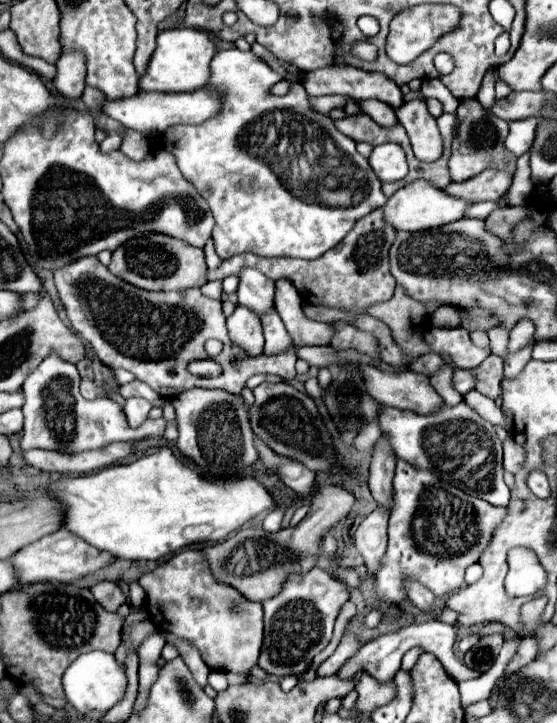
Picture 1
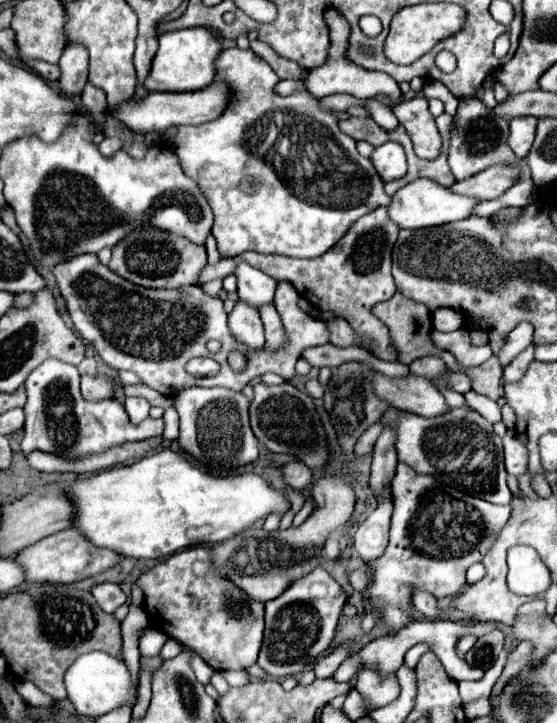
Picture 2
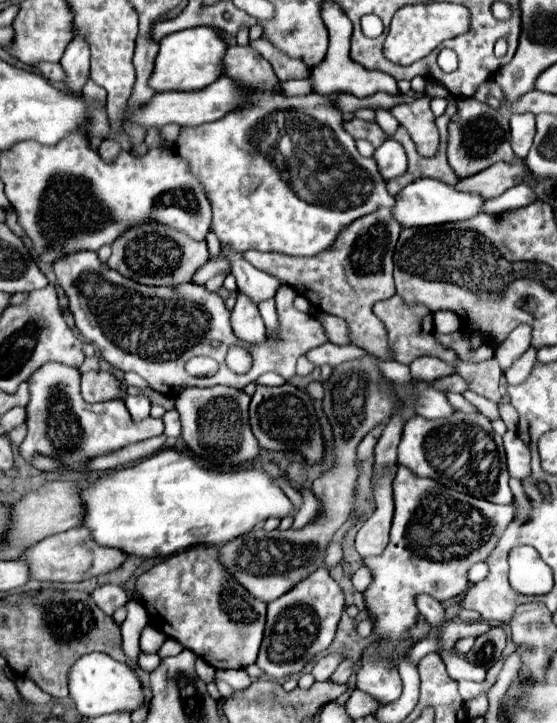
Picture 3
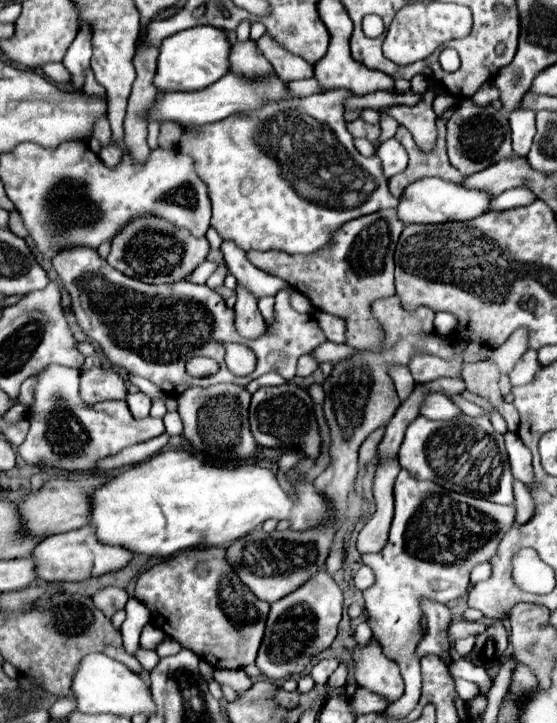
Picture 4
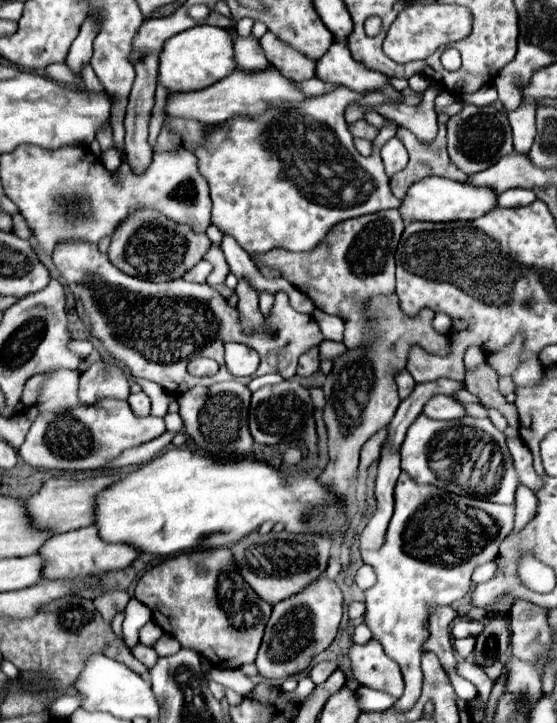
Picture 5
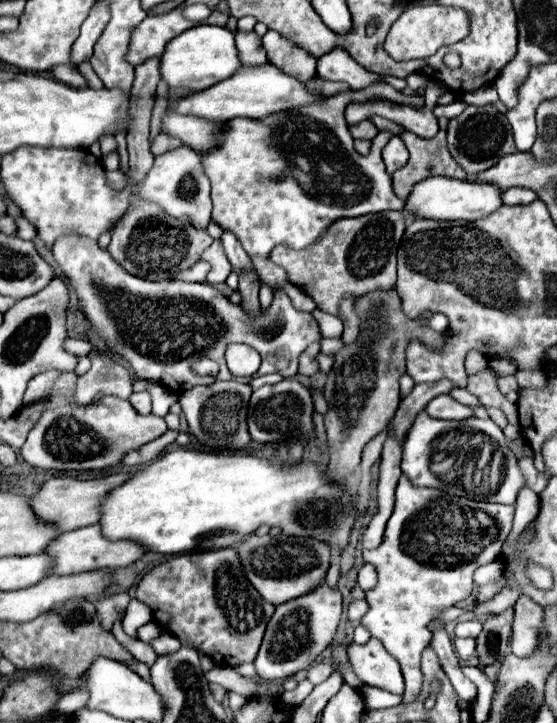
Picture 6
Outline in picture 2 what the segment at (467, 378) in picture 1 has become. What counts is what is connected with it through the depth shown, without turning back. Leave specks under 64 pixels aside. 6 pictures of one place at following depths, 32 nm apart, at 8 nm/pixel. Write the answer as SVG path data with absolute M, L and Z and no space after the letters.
M452 372L448 378L448 384L460 394L466 394L468 390L472 390L472 380L464 372Z

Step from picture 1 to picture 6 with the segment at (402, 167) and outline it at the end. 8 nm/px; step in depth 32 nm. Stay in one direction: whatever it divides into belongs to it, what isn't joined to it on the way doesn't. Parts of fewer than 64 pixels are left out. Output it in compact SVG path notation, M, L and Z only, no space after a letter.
M390 138L390 142L382 150L382 158L388 174L394 174L408 162L408 150L400 138Z

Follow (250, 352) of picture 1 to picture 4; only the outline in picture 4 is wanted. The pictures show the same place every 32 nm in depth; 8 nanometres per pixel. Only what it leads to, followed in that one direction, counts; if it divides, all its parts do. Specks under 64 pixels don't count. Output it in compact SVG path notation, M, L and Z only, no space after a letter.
M236 286L236 296L238 296L238 302L234 306L236 332L240 332L240 336L246 340L260 338L266 332L266 324L256 306L256 298L242 286Z

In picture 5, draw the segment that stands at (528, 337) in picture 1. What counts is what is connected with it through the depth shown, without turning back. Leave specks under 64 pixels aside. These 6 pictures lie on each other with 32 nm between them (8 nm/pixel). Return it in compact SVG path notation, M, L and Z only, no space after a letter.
M516 334L514 340L502 348L502 352L492 352L492 354L488 356L488 362L490 362L502 376L506 376L506 374L514 372L514 368L518 366L518 362L520 362L518 358L520 358L522 352L524 352L524 336L522 336L522 334Z

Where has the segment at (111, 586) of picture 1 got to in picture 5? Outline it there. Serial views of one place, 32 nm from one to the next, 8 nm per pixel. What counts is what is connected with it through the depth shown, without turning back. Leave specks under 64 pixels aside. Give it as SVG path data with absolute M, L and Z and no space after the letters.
M106 590L94 598L94 604L96 604L96 610L104 616L104 620L110 622L116 612L126 608L128 600L130 600L130 596L124 590Z

